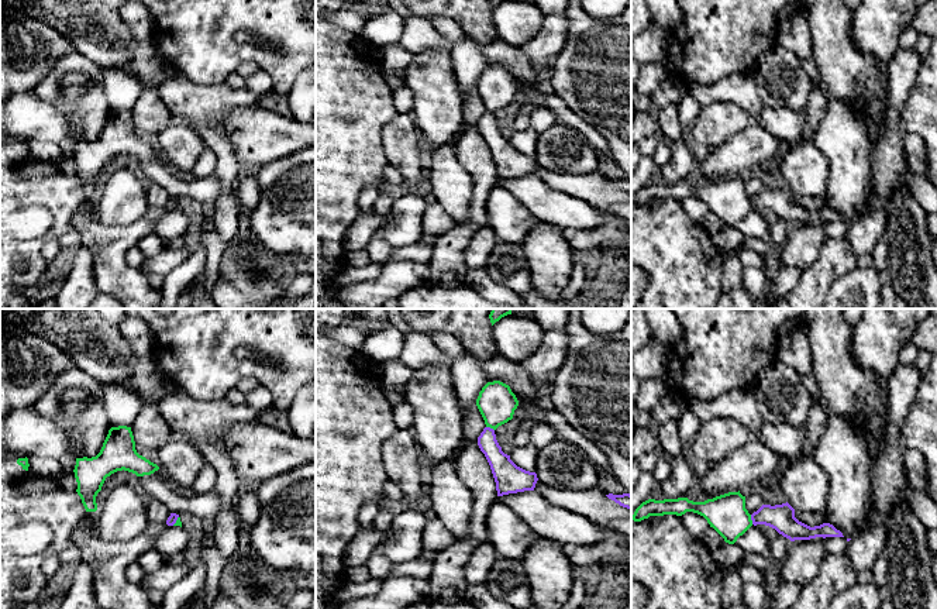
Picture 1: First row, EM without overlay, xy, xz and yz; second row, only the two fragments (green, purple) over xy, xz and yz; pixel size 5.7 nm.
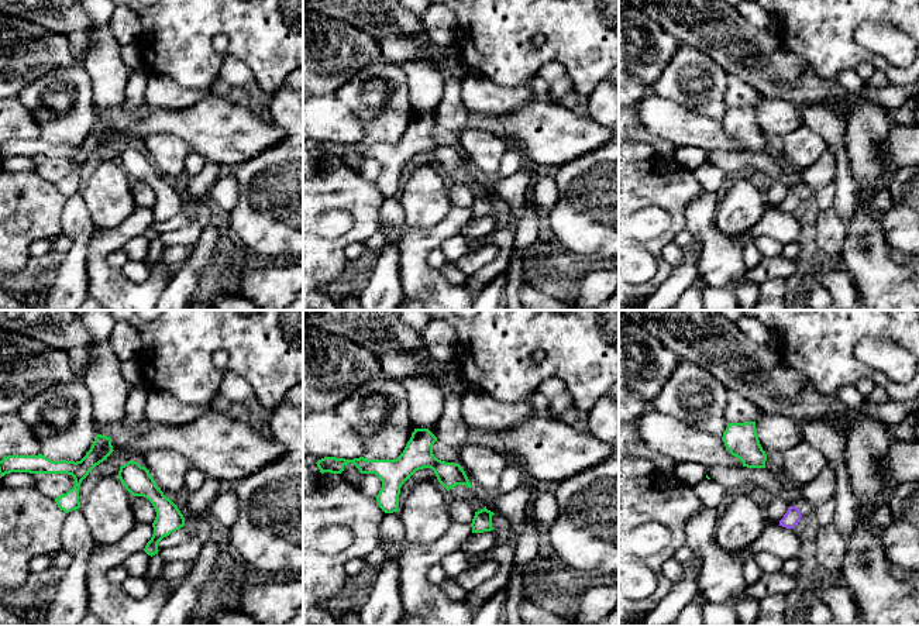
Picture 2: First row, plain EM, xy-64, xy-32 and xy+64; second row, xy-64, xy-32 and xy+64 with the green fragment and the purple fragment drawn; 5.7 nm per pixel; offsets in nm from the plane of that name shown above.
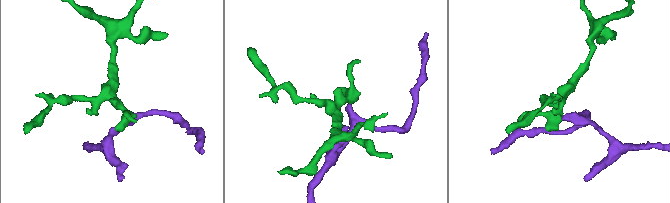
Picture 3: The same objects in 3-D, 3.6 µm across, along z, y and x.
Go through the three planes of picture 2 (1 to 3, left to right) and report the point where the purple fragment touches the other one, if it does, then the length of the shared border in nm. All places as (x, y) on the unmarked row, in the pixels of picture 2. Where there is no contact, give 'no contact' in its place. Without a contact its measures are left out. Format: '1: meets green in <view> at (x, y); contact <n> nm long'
1: no contact
2: no contact
3: no contact

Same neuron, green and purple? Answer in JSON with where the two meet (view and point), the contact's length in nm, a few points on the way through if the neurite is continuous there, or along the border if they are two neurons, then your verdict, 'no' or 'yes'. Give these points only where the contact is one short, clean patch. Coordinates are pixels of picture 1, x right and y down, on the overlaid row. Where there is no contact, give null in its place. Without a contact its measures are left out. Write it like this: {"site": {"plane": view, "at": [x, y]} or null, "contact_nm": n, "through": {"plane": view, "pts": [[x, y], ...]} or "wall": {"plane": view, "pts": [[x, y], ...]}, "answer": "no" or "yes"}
{"site": {"plane": "yz", "at": [750, 519]}, "contact_nm": 60, "wall": {"plane": "yz", "pts": [[750, 515], [753, 523]]}, "answer": "no"}

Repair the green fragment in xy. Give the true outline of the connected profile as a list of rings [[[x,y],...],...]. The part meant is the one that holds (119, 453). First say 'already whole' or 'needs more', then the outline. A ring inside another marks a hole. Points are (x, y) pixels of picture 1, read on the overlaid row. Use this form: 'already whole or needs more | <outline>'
already whole | [[[111,427],[96,457],[76,458],[75,478],[77,482],[77,495],[86,512],[96,512],[96,496],[107,476],[117,471],[128,471],[137,476],[151,475],[159,467],[135,450],[135,441],[131,427]]]

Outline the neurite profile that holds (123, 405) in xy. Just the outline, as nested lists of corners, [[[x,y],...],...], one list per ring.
[[[103,383],[103,393],[111,427],[131,427],[144,406],[141,396],[120,383]]]

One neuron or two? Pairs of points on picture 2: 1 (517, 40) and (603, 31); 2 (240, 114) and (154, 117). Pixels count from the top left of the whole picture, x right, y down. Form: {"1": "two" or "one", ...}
{"1": "one", "2": "one"}

